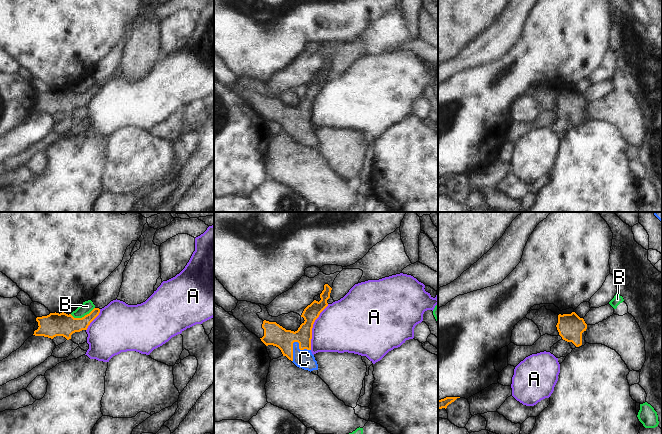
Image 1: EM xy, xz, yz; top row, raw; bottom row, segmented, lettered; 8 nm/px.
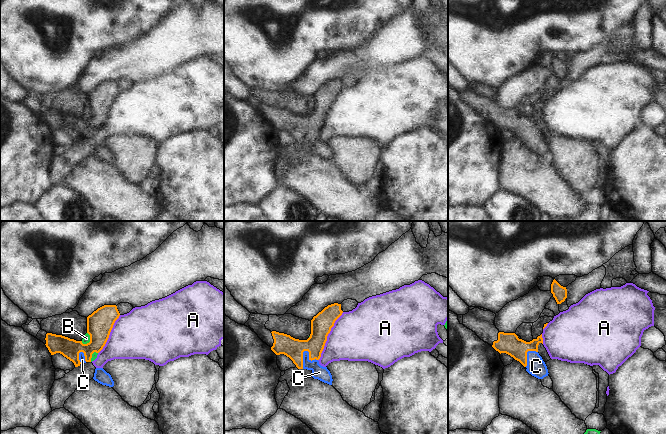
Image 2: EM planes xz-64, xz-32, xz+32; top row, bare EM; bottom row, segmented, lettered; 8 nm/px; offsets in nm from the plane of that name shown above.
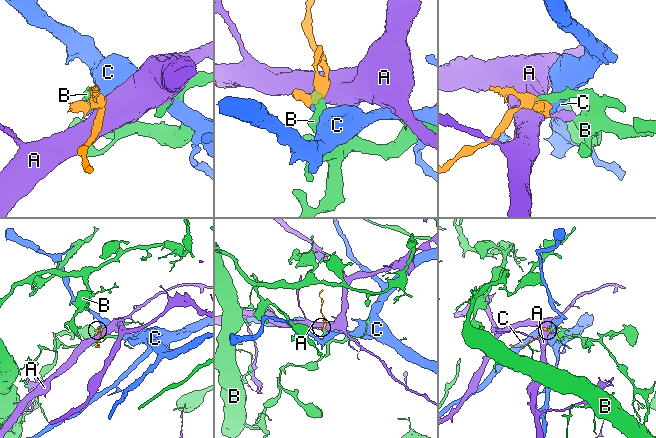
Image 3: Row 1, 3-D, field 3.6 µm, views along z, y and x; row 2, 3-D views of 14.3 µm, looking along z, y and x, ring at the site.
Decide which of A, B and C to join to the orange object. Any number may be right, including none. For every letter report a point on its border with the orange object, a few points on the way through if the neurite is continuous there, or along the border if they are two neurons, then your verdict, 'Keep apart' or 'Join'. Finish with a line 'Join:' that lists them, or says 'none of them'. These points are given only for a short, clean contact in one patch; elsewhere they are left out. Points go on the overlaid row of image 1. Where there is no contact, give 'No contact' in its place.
A: Touches orange at xz (312, 327). Boundary: xz (328, 304), (313, 324), (310, 349). Keep apart
B: Touches orange at xy (82, 317). Boundary: xy (94, 307), (81, 317), (73, 317), (70, 314). Keep apart
C: Touches orange at xz (294, 341). Path across: xz (274, 334), (287, 341), (294, 341), (304, 359). Join
Join: C.

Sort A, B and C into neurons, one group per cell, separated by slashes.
A / B / C

